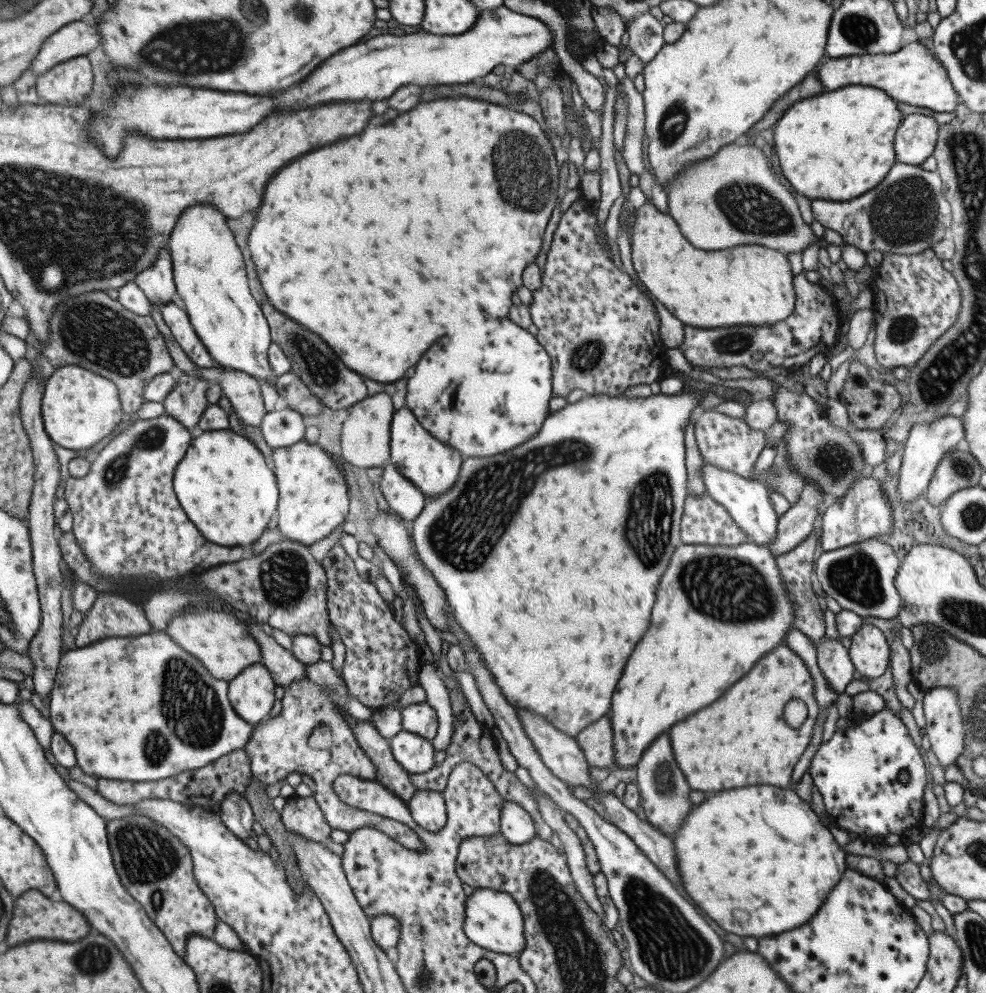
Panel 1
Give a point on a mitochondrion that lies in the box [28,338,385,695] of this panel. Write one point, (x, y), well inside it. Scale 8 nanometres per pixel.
(284, 578)

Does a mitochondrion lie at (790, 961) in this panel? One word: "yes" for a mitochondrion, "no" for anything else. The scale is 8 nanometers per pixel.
no

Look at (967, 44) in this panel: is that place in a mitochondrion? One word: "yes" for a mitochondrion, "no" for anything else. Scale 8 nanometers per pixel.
yes

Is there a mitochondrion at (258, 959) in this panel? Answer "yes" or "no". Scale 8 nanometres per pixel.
no

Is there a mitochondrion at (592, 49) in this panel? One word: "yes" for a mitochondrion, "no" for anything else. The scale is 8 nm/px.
no

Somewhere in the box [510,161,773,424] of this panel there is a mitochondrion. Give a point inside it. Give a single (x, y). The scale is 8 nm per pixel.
(587, 355)

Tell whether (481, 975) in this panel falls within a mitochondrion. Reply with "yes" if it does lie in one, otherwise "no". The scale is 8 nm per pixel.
no

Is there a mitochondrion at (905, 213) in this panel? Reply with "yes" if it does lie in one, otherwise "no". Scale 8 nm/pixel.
yes

